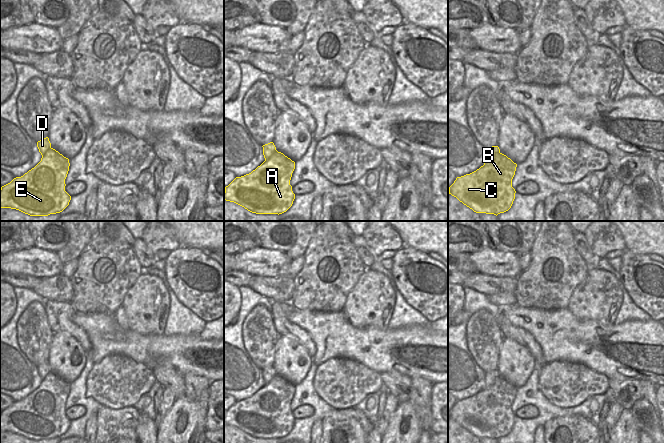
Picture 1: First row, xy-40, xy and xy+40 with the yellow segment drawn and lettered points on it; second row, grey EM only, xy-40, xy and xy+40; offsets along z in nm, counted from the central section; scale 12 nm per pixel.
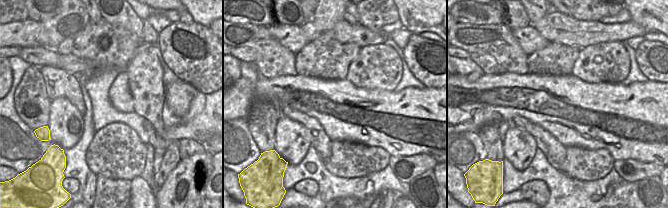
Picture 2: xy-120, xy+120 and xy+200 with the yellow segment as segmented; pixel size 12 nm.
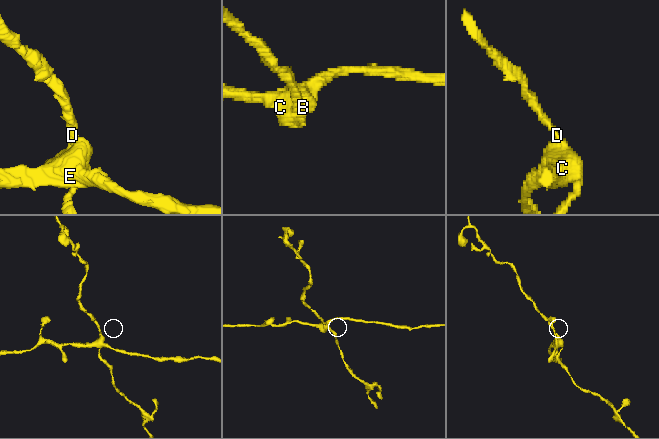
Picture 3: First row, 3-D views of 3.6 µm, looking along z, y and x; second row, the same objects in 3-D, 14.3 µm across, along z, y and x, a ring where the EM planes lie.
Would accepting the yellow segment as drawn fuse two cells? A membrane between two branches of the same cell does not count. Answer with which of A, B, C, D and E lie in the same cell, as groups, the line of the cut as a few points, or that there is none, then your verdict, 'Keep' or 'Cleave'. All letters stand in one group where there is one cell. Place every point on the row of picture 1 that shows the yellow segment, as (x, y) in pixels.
Groups: A B C E / D. Split along xy+40 (500, 153), (489, 164), (483, 166). Cleave.

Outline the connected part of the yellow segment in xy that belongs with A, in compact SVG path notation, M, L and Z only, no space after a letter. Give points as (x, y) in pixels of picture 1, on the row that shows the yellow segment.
M277 151L251 173L226 186L224 200L256 214L282 214L295 199L290 185L294 169L295 162Z

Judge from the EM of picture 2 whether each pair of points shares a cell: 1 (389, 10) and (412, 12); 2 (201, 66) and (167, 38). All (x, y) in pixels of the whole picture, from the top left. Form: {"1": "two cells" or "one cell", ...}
{"1": "two cells", "2": "one cell"}

